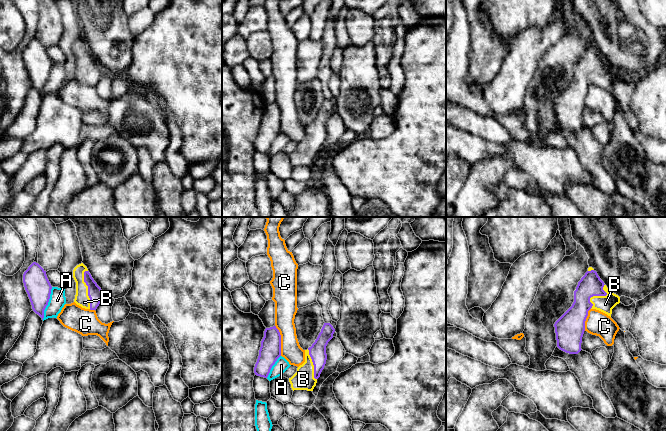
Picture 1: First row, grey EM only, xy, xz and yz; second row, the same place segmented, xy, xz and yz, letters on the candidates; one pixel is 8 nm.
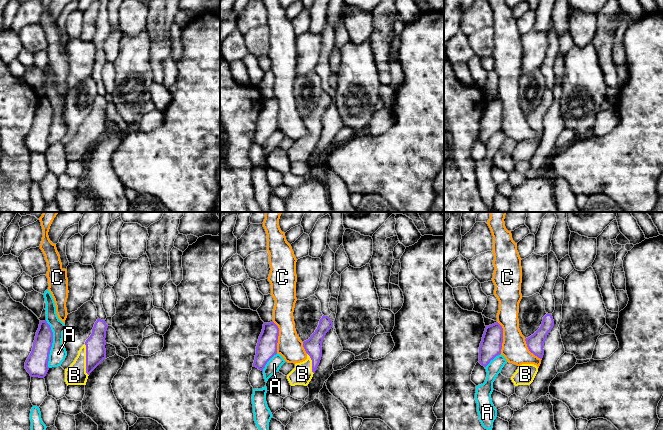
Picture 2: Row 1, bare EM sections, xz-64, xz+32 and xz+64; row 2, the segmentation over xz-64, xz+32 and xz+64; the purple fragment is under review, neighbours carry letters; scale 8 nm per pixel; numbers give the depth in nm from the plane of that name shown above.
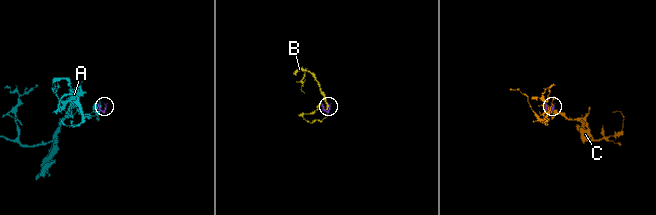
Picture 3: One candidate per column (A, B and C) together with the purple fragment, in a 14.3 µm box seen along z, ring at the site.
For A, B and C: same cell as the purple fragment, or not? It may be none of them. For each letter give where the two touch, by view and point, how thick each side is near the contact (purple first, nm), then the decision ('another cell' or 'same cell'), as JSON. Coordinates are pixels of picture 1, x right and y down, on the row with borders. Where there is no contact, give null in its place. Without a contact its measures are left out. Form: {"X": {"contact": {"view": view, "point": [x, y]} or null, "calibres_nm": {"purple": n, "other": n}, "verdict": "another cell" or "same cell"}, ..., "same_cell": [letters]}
{"A": {"contact": {"view": "xy", "point": [47, 303]}, "calibres_nm": {"purple": 200, "other": 130}, "verdict": "another cell"}, "B": {"contact": {"view": "xy", "point": [88, 289]}, "calibres_nm": {"purple": 120, "other": 120}, "verdict": "same cell"}, "C": {"contact": {"view": "xz", "point": [280, 340]}, "calibres_nm": {"purple": 170, "other": 180}, "verdict": "another cell"}, "same_cell": ["B"]}

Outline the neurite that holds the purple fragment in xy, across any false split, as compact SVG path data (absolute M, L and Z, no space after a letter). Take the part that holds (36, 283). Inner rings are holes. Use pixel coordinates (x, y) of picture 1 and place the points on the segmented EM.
M33 262L23 274L23 283L33 311L43 320L52 289L46 271L38 263Z

